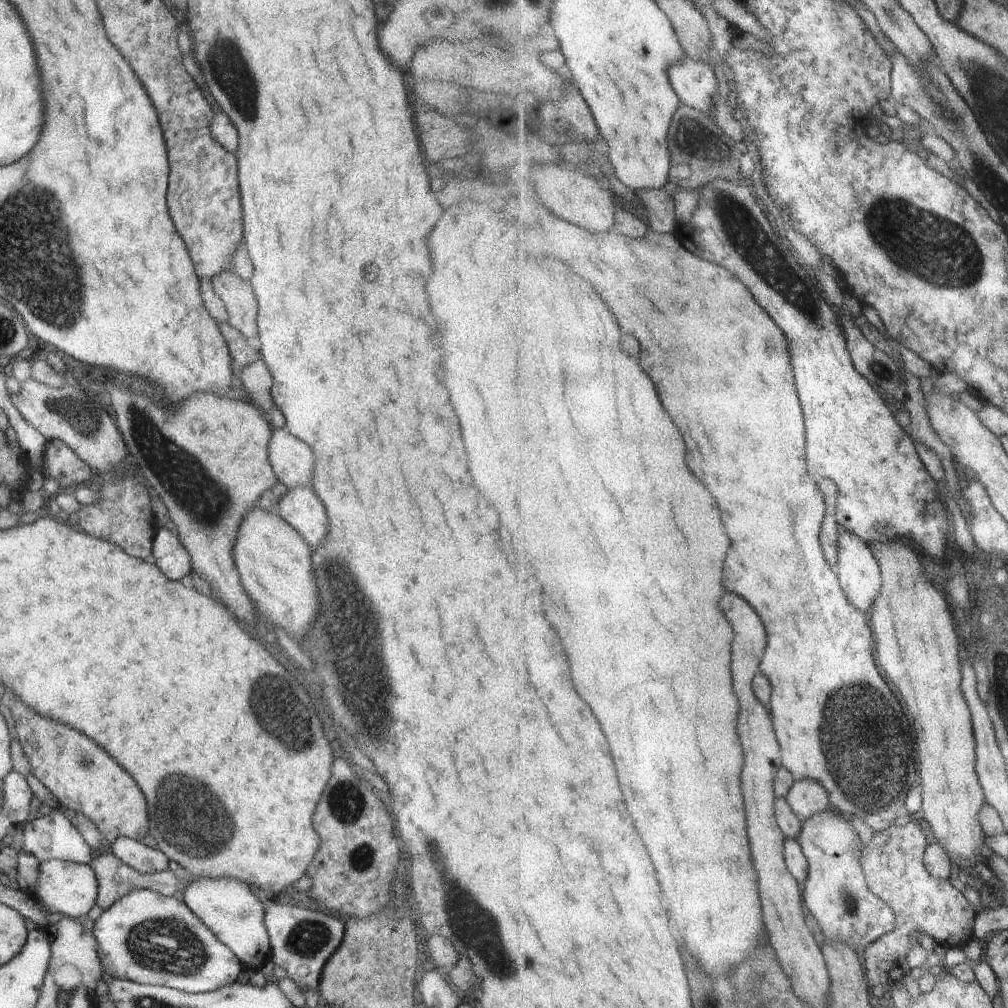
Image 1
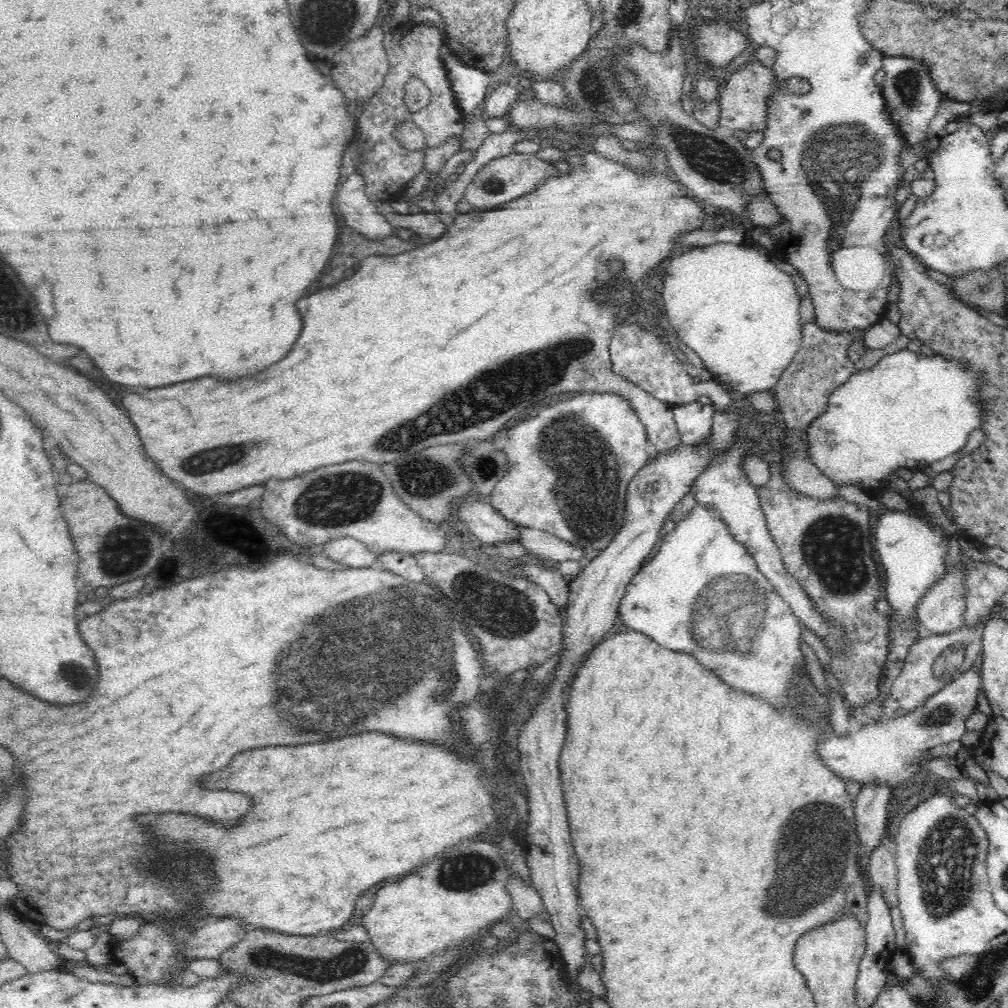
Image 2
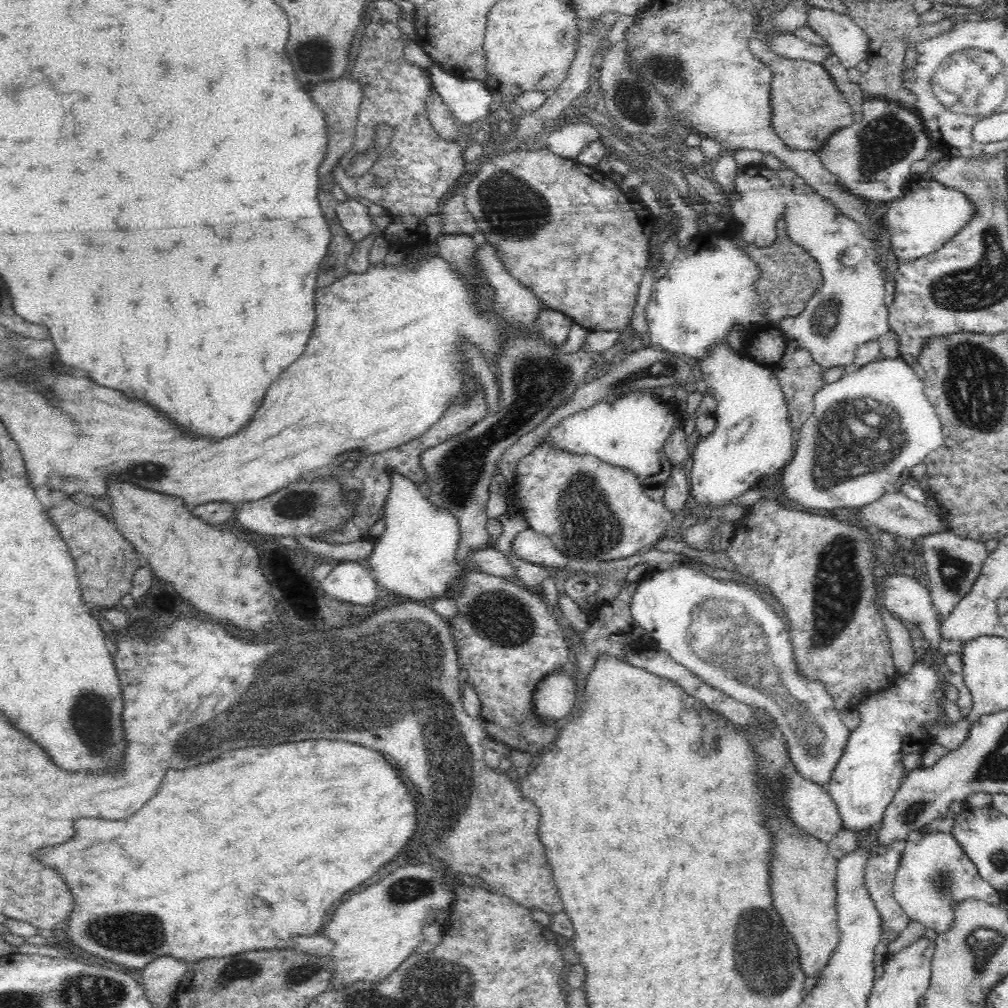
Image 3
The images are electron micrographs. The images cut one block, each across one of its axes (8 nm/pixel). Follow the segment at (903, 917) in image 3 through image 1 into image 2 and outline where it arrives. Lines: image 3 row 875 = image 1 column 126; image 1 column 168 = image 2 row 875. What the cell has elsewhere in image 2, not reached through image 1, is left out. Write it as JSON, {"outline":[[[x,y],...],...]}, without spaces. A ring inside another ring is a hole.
{"outline":[[[880,843],[872,851],[869,858],[869,878],[874,886],[882,891],[883,897],[891,907],[898,907],[897,894],[897,866],[894,861],[895,854],[892,854],[884,843]]]}

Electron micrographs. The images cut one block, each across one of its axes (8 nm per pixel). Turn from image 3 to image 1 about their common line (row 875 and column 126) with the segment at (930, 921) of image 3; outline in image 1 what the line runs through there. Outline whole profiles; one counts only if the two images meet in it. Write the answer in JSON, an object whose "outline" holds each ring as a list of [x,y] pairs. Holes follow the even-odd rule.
{"outline":[[[150,890],[132,891],[123,896],[101,914],[91,932],[96,938],[98,958],[104,972],[116,980],[158,985],[187,993],[208,993],[236,982],[244,968],[238,957],[210,932],[184,901]]]}

